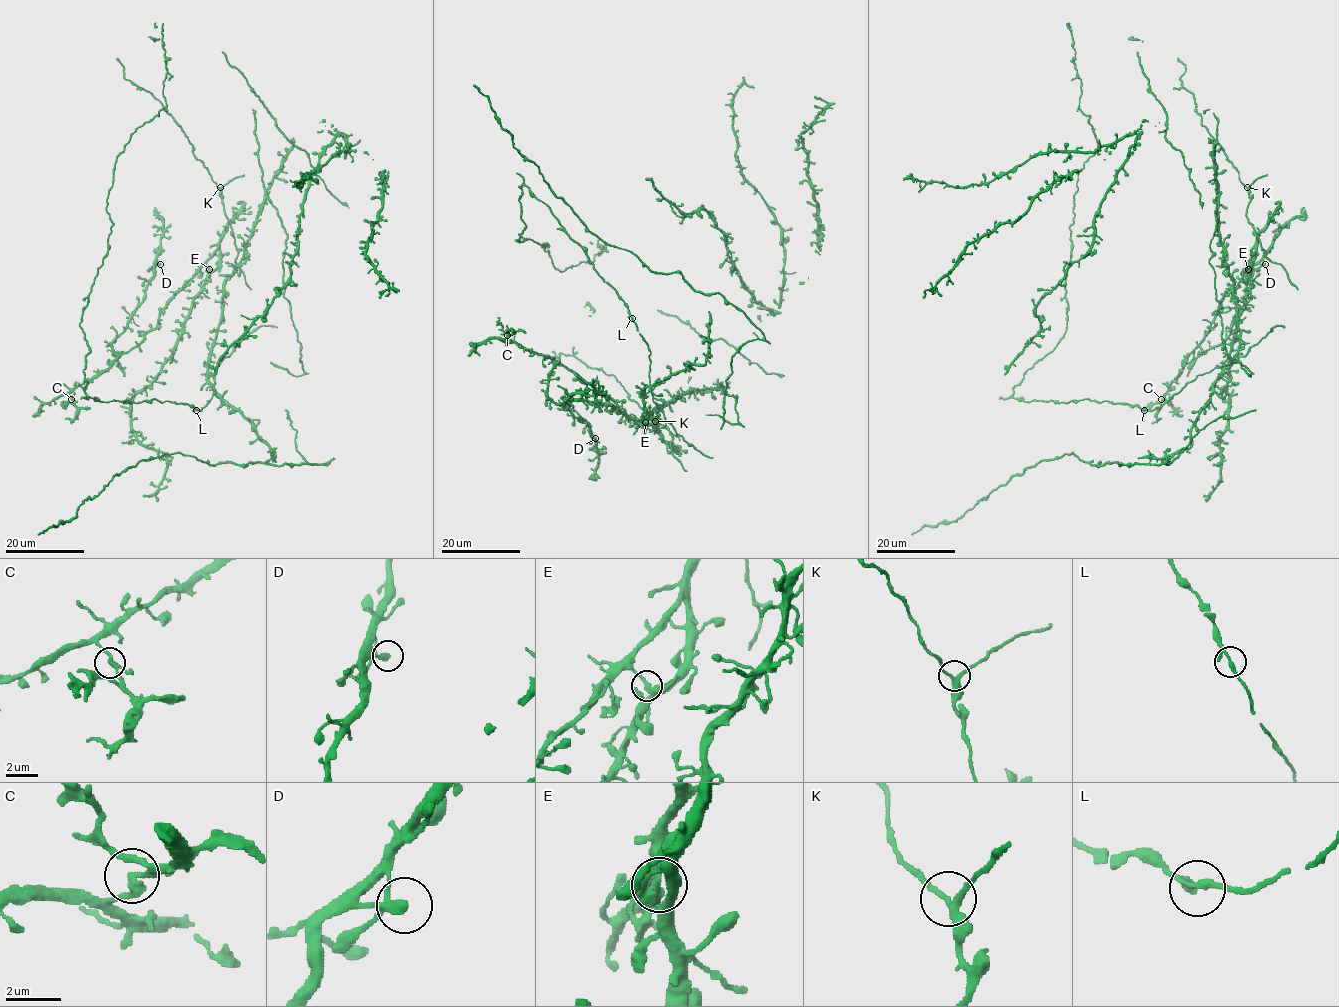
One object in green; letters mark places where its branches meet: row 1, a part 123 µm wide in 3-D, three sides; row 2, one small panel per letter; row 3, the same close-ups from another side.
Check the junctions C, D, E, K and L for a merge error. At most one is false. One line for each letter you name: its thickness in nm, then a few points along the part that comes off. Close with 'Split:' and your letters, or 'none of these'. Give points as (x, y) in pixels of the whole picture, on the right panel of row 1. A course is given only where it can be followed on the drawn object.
C: calibre 200 nm; course (1162, 399), (1157, 416), (1160, 419)
Split: C

